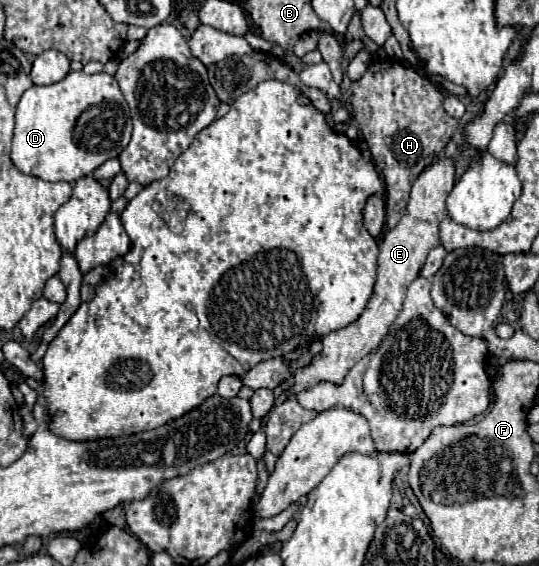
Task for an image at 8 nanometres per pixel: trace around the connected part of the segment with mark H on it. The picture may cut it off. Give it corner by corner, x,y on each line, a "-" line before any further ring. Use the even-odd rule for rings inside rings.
377,59
367,73
353,83
353,123
363,133
369,151
375,157
375,169
385,183
387,229
393,229
405,215
411,185
419,173
429,167
451,141
459,121
443,109
443,93
417,71
403,67
393,59

